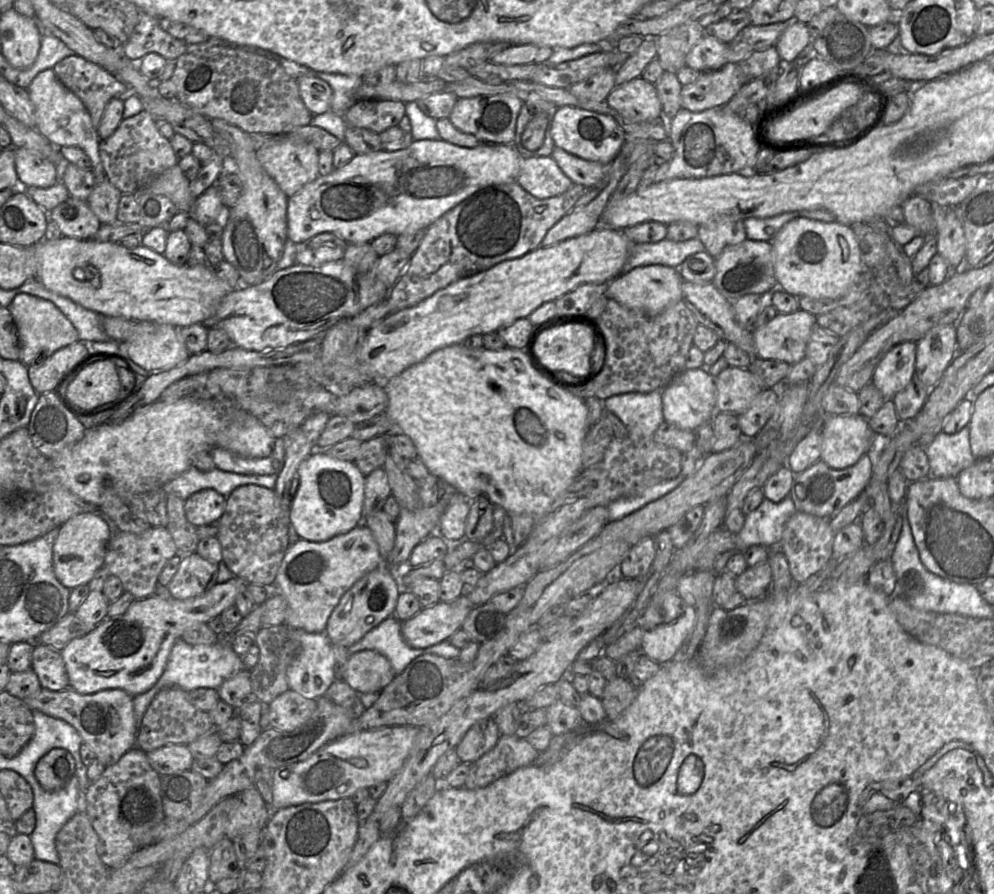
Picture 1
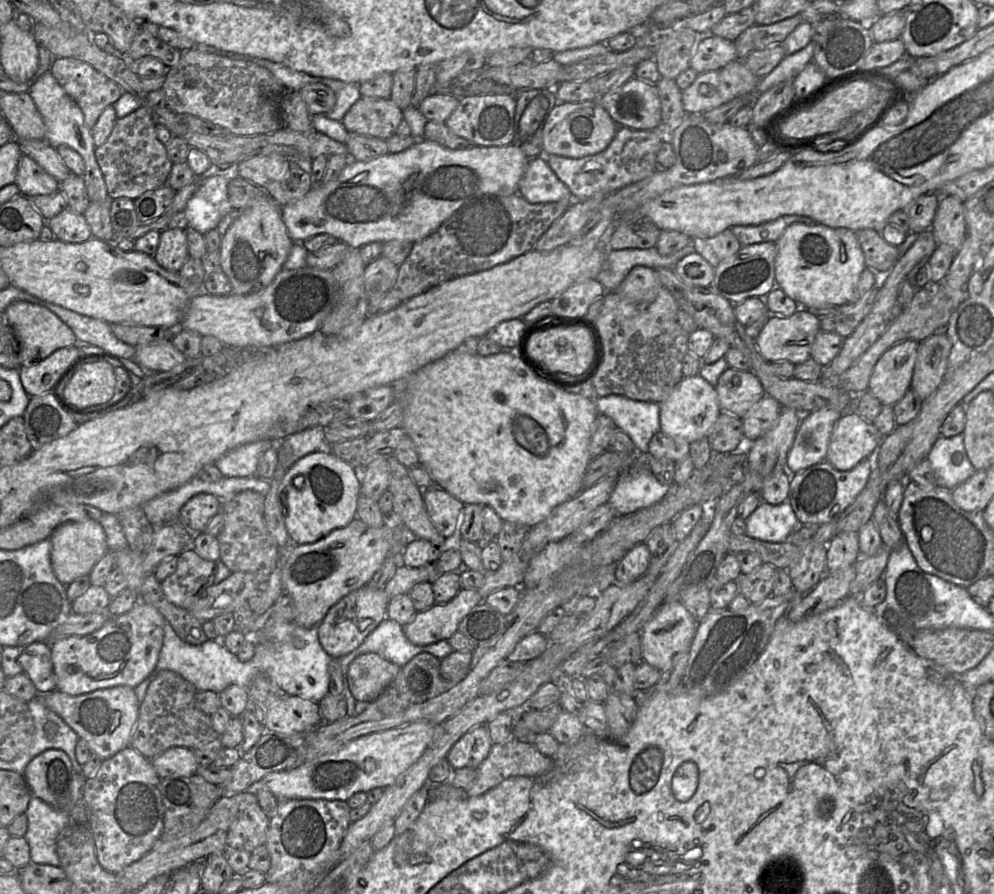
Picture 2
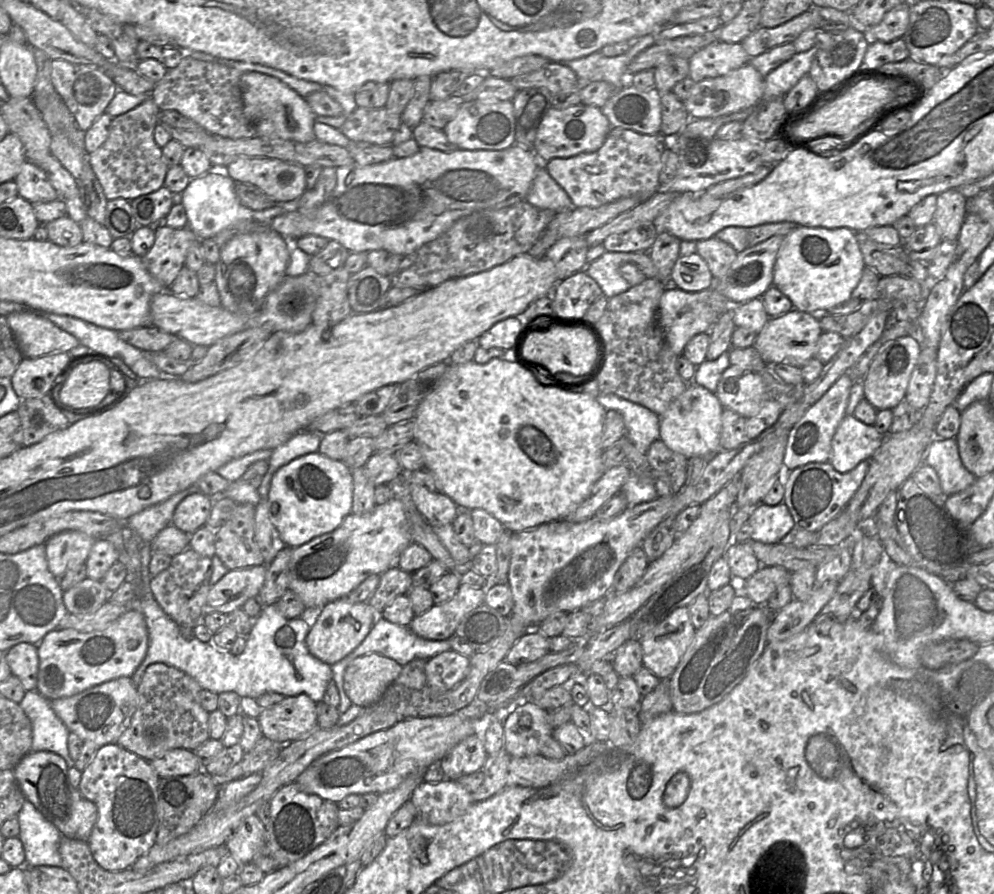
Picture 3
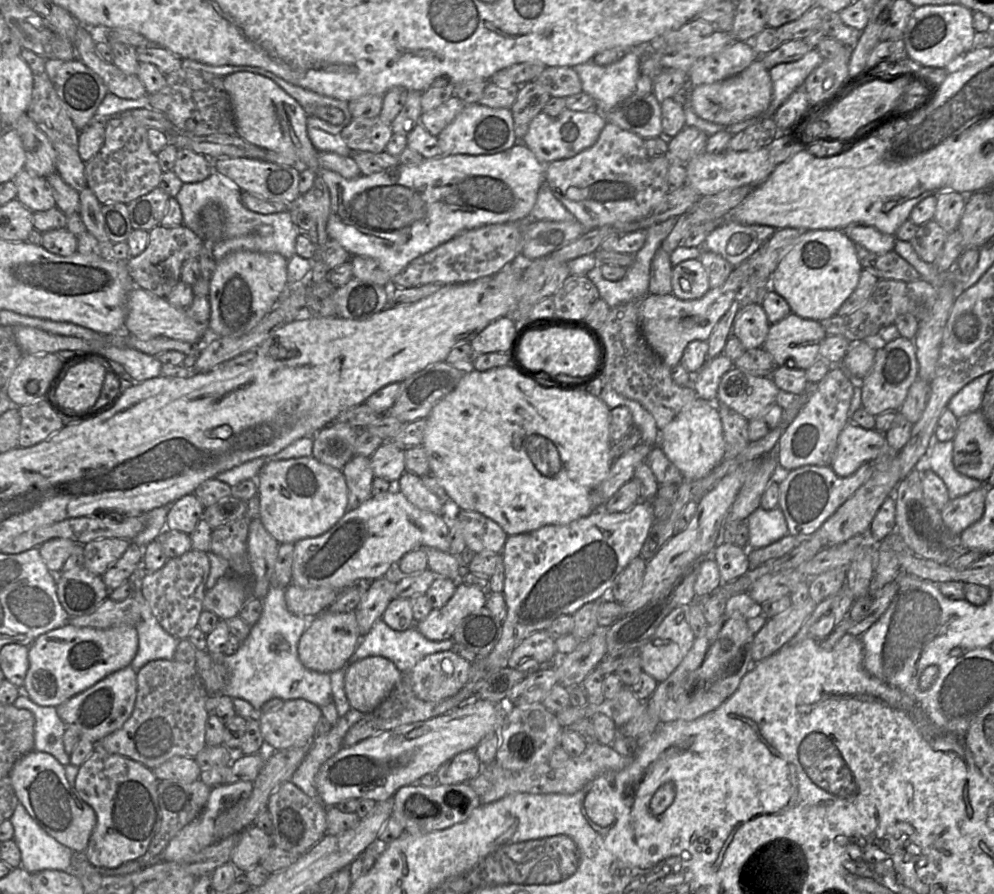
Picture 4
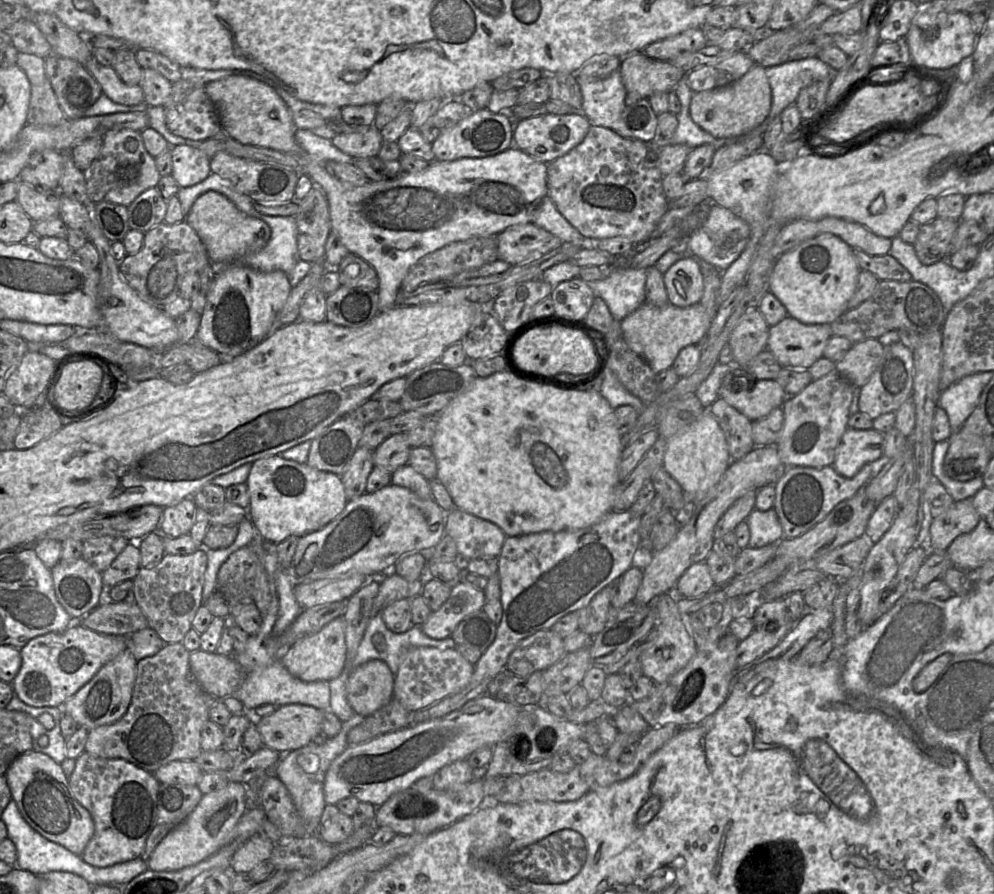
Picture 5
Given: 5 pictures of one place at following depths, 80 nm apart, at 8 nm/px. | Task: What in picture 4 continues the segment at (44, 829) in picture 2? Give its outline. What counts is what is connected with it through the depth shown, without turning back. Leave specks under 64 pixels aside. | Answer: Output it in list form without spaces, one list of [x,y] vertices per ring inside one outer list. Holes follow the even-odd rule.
[[[19,802],[10,817],[13,839],[21,852],[21,867],[30,874],[60,870],[71,874],[74,852],[47,834]]]

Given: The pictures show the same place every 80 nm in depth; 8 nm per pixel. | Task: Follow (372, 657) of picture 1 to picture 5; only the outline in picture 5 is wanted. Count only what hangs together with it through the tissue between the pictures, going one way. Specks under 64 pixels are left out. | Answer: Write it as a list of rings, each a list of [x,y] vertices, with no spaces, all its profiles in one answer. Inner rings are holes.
[[[370,660],[353,669],[347,681],[347,700],[363,717],[373,714],[393,698],[395,676],[381,660]]]

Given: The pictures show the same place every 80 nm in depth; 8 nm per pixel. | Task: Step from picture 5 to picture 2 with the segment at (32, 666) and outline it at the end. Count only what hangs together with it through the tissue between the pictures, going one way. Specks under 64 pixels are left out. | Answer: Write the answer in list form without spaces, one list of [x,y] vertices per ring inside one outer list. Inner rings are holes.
[[[138,602],[130,611],[112,617],[91,634],[69,636],[51,642],[56,690],[76,696],[115,686],[130,686],[134,689],[156,668],[165,623],[165,618],[155,607]]]

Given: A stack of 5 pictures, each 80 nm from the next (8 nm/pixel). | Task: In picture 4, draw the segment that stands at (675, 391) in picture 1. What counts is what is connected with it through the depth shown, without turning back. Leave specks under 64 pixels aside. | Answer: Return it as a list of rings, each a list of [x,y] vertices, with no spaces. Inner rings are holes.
[[[696,398],[688,403],[661,431],[658,445],[685,479],[699,480],[725,458],[722,423],[715,403]]]

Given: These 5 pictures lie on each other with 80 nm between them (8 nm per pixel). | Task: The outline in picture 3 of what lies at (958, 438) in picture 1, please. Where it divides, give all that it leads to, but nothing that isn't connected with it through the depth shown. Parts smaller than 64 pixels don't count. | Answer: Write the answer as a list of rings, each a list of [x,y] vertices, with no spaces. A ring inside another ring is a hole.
[[[934,438],[928,447],[924,463],[937,473],[943,494],[950,496],[968,488],[976,476],[963,465],[956,438]]]

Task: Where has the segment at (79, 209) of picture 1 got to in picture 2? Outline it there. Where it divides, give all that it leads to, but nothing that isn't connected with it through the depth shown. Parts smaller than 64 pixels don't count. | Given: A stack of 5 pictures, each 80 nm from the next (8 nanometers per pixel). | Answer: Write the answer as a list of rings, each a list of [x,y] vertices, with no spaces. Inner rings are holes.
[[[68,207],[56,216],[46,220],[53,234],[54,239],[67,243],[81,243],[92,237],[91,228],[87,223],[84,214],[79,214]]]

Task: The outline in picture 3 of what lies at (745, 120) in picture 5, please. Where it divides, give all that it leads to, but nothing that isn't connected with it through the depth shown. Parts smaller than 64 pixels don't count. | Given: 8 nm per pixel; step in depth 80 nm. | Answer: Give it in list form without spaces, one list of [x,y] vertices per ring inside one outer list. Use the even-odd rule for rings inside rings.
[[[748,62],[727,74],[694,83],[683,103],[692,118],[717,118],[758,105],[762,101],[764,88],[765,77]]]

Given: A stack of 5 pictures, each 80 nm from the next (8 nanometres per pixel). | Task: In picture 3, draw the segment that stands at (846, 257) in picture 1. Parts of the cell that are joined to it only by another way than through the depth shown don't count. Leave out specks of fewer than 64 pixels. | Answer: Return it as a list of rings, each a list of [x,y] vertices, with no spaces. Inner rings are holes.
[[[800,226],[792,230],[782,241],[774,265],[773,286],[790,299],[794,309],[823,314],[849,300],[865,267],[854,231],[848,228]]]

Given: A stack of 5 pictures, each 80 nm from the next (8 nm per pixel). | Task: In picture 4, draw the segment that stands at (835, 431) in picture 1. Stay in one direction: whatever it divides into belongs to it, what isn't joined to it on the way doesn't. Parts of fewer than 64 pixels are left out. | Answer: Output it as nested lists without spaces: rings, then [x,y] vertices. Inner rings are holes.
[[[849,421],[840,432],[837,440],[835,456],[831,463],[831,468],[840,477],[853,474],[862,464],[873,463],[884,453],[886,440],[884,433],[874,429],[864,429]]]

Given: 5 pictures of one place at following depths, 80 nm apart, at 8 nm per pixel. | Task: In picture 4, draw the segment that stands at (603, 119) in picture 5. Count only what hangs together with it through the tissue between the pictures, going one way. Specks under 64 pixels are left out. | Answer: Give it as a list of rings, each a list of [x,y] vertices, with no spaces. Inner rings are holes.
[[[639,44],[630,48],[619,61],[607,66],[599,66],[588,61],[572,67],[581,81],[582,92],[595,100],[596,112],[607,114],[615,105],[635,92],[640,74],[640,60],[644,53],[650,53],[649,44]]]

